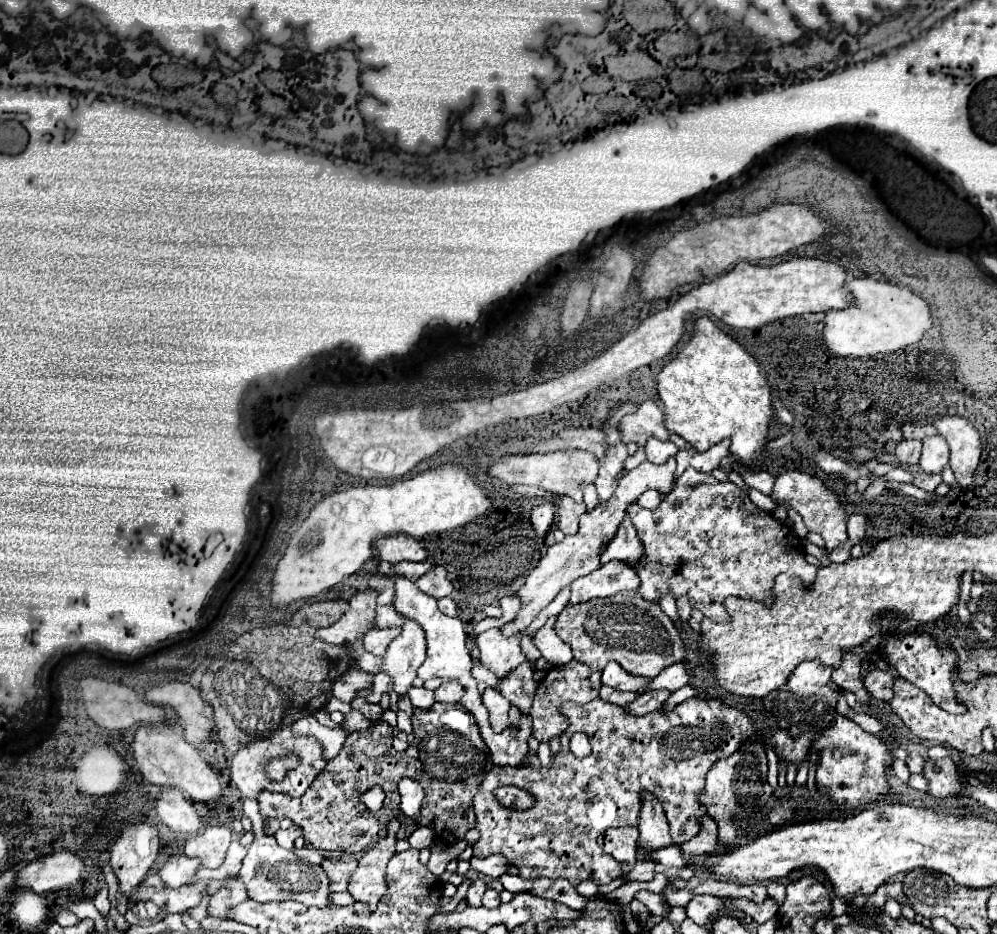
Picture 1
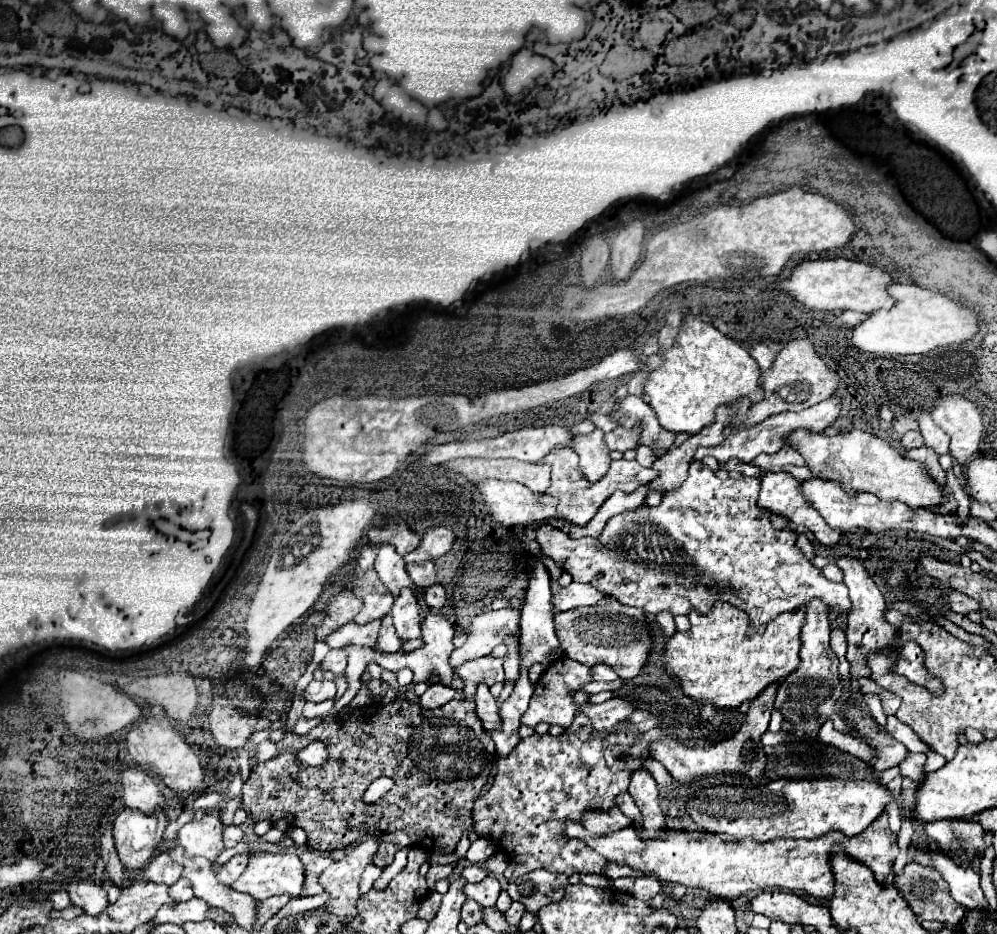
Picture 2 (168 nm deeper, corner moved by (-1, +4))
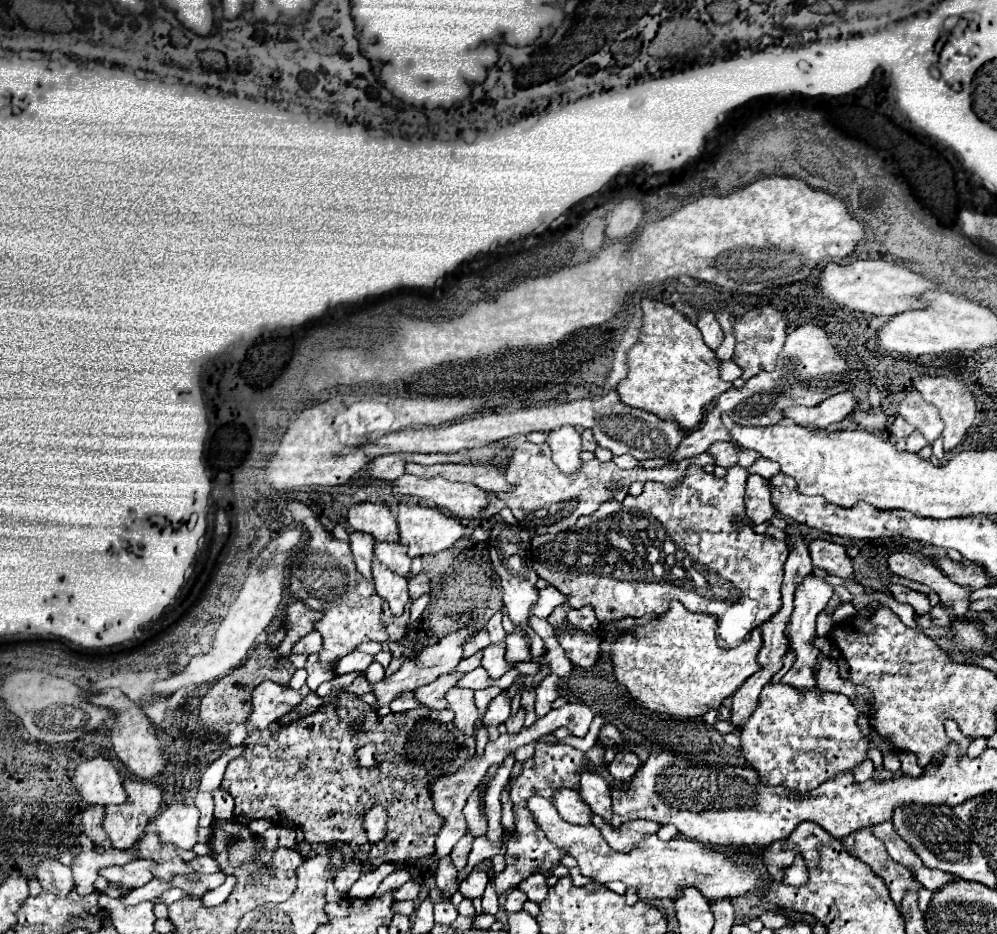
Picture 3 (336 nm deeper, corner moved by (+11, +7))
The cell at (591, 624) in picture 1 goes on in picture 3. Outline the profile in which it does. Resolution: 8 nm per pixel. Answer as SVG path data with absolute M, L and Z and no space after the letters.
M562 604L548 616L548 622L574 666L590 670L598 664L602 638L596 628L592 630L592 626L600 626L592 608L576 610L570 604Z

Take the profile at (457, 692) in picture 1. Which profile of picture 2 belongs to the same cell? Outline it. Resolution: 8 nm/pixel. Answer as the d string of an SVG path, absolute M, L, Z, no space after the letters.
M436 683L436 685L428 687L426 693L420 697L420 705L424 709L438 709L438 707L442 707L444 703L448 703L452 699L454 699L454 689L448 687L448 685Z

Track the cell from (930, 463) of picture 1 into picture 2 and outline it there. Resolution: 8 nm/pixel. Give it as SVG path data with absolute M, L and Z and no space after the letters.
M920 415L918 417L918 425L920 425L920 433L924 435L924 441L928 447L932 447L938 455L948 453L948 445L950 445L950 437L946 431L942 431L930 415Z

